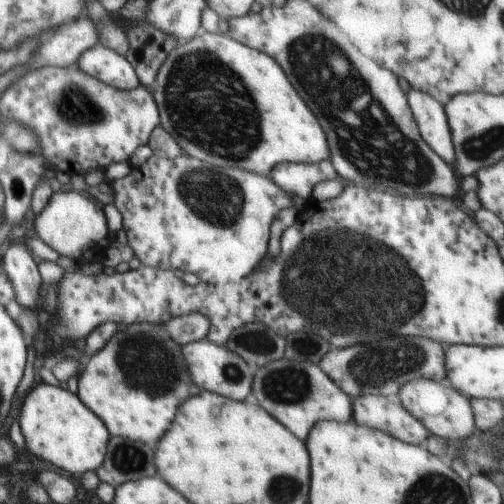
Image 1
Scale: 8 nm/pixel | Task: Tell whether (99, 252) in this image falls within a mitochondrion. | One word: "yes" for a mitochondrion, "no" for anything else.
no

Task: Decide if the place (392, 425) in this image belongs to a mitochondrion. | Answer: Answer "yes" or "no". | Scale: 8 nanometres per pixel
no

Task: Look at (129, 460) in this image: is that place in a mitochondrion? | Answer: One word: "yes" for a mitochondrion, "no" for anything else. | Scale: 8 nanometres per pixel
yes

